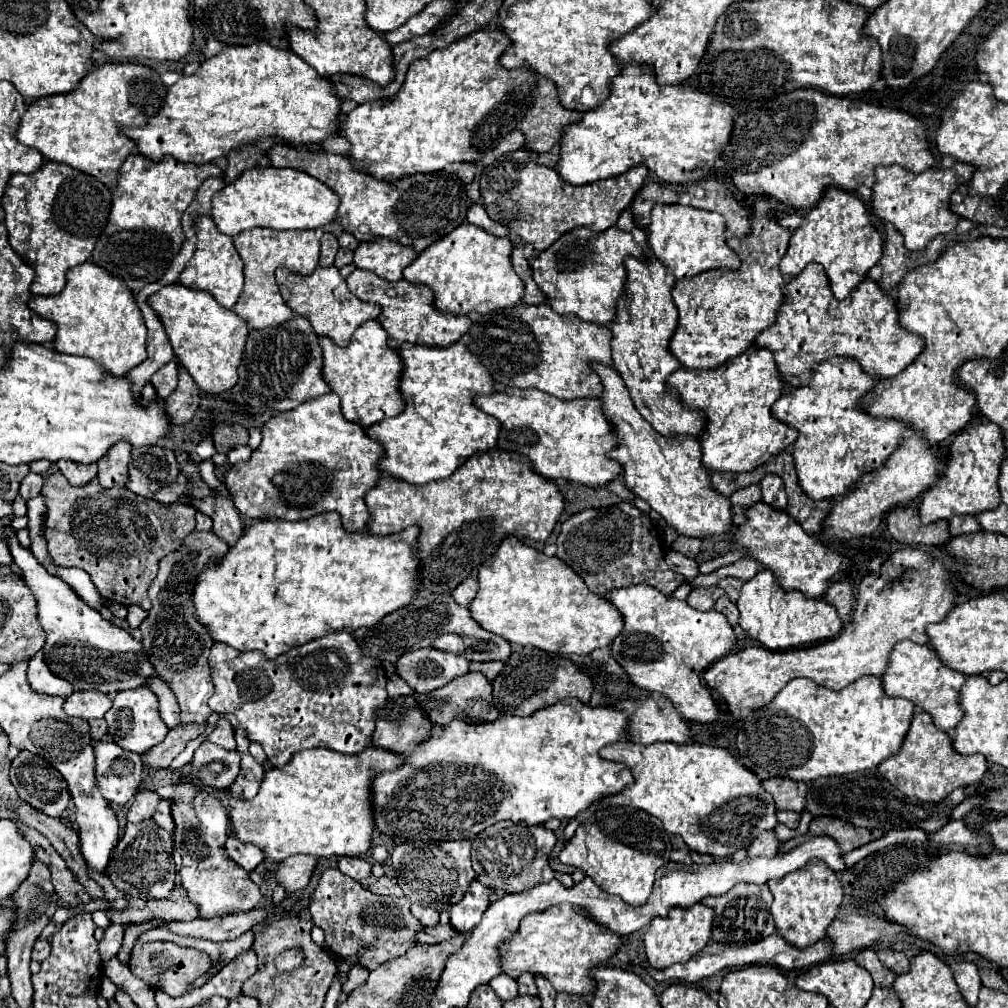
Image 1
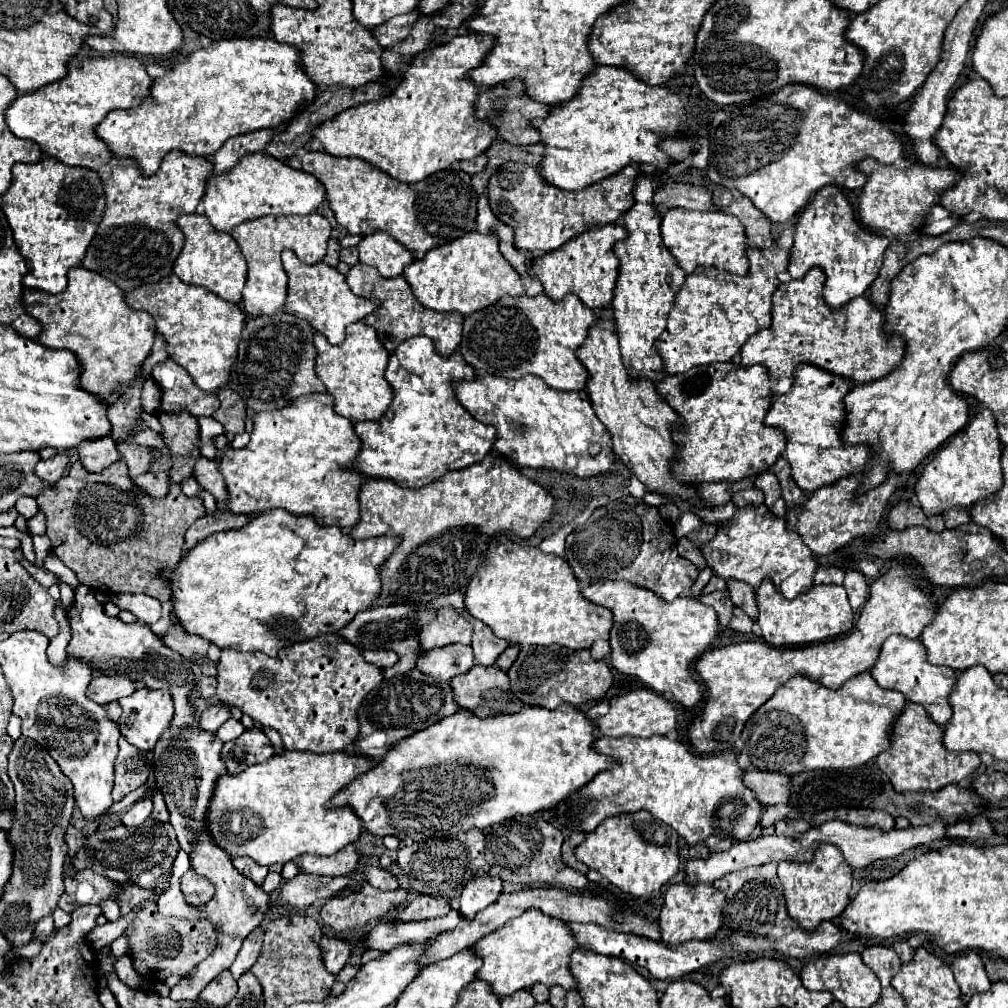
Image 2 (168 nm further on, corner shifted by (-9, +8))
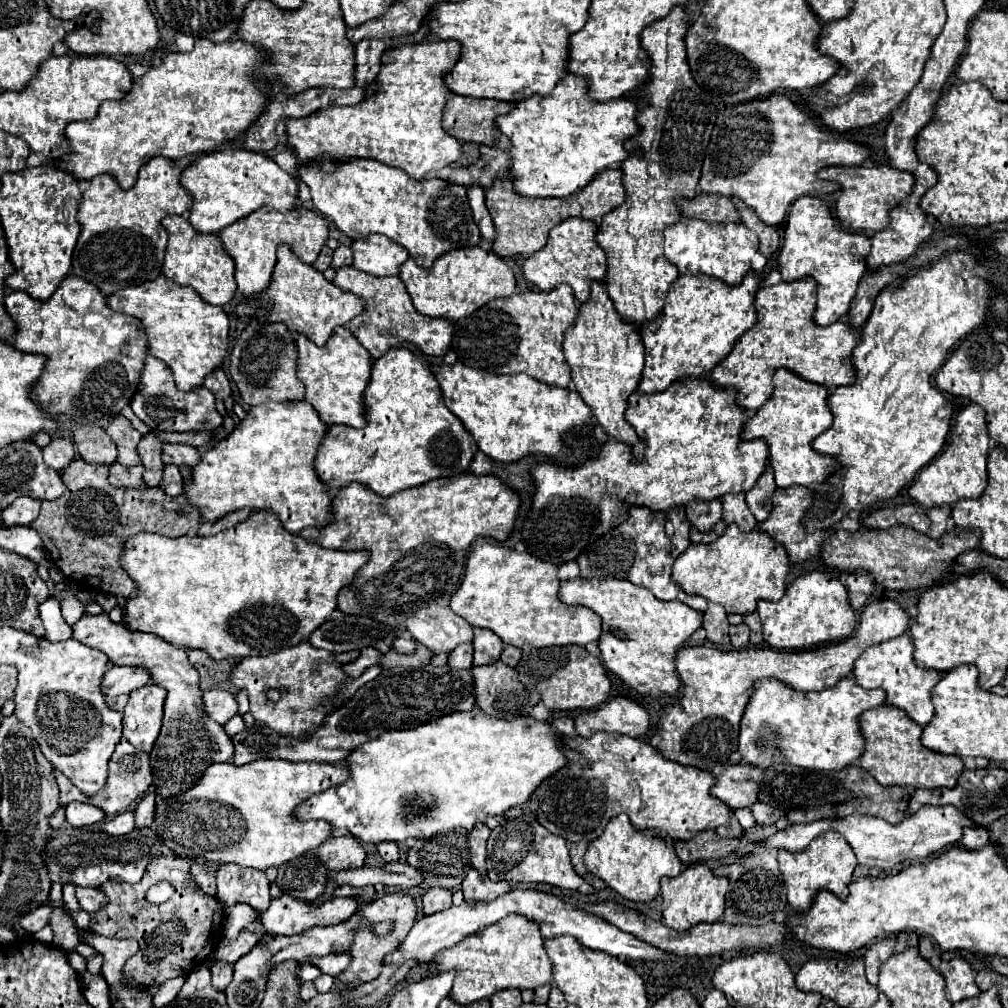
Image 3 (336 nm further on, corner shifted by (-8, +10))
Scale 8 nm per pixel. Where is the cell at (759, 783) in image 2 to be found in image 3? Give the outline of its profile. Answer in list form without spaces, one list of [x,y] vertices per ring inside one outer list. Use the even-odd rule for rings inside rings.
[[[749,763],[729,765],[717,777],[717,783],[711,791],[733,809],[751,807],[757,801],[757,791],[761,791],[761,775],[763,771]]]

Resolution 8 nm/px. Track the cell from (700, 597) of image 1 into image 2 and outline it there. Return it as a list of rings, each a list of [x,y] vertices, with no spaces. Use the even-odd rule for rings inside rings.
[[[714,591],[714,593],[702,595],[700,601],[702,601],[704,605],[714,607],[714,611],[716,611],[716,615],[718,615],[720,627],[726,629],[728,623],[730,623],[730,619],[732,619],[732,609],[734,609],[734,605],[732,605],[728,593],[726,593],[726,591]]]

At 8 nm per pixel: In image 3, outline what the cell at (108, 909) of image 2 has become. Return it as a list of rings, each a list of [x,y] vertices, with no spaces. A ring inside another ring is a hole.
[[[77,887],[77,899],[79,899],[79,905],[83,911],[87,913],[93,913],[93,911],[99,911],[101,907],[105,907],[107,903],[107,895],[99,889],[99,887],[93,887],[93,889],[83,889],[83,887]]]

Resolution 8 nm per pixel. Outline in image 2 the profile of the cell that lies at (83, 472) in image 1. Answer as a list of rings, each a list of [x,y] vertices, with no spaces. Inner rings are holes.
[[[110,435],[94,439],[94,441],[84,441],[82,445],[78,445],[78,457],[80,463],[84,465],[86,471],[102,471],[106,467],[110,467],[120,453],[116,451],[116,443]]]

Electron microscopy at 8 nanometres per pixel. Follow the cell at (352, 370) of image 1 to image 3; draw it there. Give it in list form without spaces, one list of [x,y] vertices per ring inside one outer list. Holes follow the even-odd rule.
[[[337,327],[323,347],[309,343],[305,335],[297,335],[297,347],[299,347],[297,377],[307,387],[305,401],[309,401],[317,409],[319,417],[327,425],[341,423],[361,429],[363,423],[367,421],[363,391],[371,379],[373,357],[365,351],[365,347],[361,347],[361,343],[357,343],[357,339],[353,339],[353,333],[347,327]]]

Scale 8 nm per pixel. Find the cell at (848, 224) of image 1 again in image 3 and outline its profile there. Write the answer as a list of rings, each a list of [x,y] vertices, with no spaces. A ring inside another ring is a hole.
[[[805,195],[791,205],[783,235],[783,247],[779,253],[779,269],[783,281],[797,281],[805,275],[817,281],[819,301],[815,323],[819,325],[831,325],[847,315],[851,301],[855,299],[859,279],[865,275],[865,255],[857,251],[853,241],[855,233],[845,231],[837,223],[827,201]]]

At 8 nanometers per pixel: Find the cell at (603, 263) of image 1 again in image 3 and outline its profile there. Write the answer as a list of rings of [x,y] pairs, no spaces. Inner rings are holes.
[[[571,217],[571,219],[563,221],[561,225],[555,225],[549,231],[547,245],[525,261],[523,273],[525,273],[527,281],[537,285],[541,291],[551,291],[555,285],[567,283],[567,285],[571,285],[577,301],[585,303],[591,293],[591,283],[593,281],[603,283],[605,271],[607,271],[607,255],[599,247],[599,243],[593,239],[595,235],[597,235],[597,225],[593,221],[581,219],[581,217]]]

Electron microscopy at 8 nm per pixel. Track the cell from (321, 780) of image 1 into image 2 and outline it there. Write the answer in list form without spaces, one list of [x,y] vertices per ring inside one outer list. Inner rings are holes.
[[[282,751],[270,757],[264,763],[256,763],[246,767],[238,775],[224,773],[218,777],[208,813],[206,813],[206,829],[212,835],[214,843],[226,851],[228,857],[250,857],[258,865],[274,865],[288,863],[304,853],[314,855],[332,855],[352,843],[360,835],[362,823],[354,813],[342,811],[326,811],[326,801],[334,797],[340,789],[352,783],[358,775],[370,771],[376,761],[366,761],[364,757],[350,757],[344,751],[314,755],[306,751]]]

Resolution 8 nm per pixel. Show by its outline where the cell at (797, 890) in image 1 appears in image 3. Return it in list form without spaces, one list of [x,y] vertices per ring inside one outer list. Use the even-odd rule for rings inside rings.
[[[825,833],[821,837],[815,837],[807,845],[807,849],[799,853],[779,851],[779,867],[785,879],[788,905],[791,905],[795,913],[805,913],[807,907],[817,897],[819,889],[829,889],[839,899],[845,899],[855,865],[857,865],[857,859],[849,843],[845,843],[845,839],[837,833]]]

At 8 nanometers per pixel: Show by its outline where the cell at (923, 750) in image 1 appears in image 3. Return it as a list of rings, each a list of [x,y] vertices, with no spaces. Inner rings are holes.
[[[879,705],[877,709],[867,709],[861,715],[861,731],[867,745],[865,753],[859,759],[859,765],[883,785],[905,785],[913,789],[953,787],[959,775],[965,771],[963,759],[959,755],[943,755],[925,749],[921,743],[921,725],[913,723],[899,707]]]

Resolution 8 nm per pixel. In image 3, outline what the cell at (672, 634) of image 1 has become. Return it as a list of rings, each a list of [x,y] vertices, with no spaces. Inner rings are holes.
[[[569,579],[561,583],[559,599],[569,605],[583,605],[593,609],[603,619],[603,633],[599,639],[603,665],[629,683],[641,695],[649,695],[649,689],[659,689],[671,697],[679,695],[681,681],[675,671],[675,655],[685,641],[703,627],[703,613],[691,609],[681,601],[659,601],[649,589],[637,587],[631,581],[605,581],[605,579]]]

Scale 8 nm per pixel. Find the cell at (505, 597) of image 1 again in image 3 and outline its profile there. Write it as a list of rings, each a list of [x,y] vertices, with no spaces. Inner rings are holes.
[[[477,539],[473,543],[471,555],[467,559],[467,571],[465,577],[451,597],[451,609],[467,619],[473,627],[485,627],[491,629],[503,643],[523,647],[553,647],[553,645],[587,645],[591,641],[597,641],[601,637],[601,617],[587,607],[581,605],[567,605],[557,599],[557,591],[561,589],[561,581],[557,577],[557,569],[553,563],[545,563],[537,559],[531,553],[517,553],[509,547],[499,547],[489,541]]]

